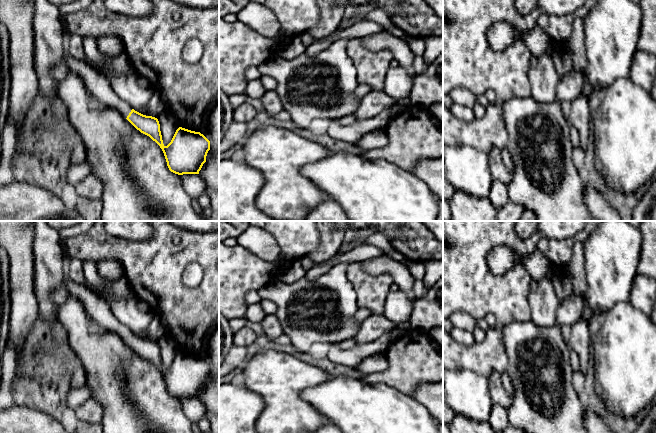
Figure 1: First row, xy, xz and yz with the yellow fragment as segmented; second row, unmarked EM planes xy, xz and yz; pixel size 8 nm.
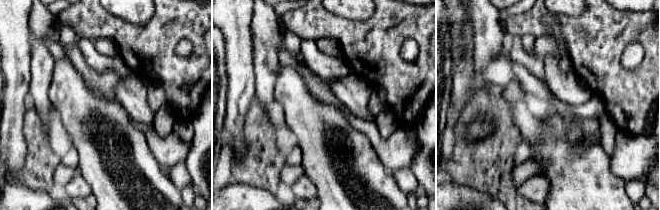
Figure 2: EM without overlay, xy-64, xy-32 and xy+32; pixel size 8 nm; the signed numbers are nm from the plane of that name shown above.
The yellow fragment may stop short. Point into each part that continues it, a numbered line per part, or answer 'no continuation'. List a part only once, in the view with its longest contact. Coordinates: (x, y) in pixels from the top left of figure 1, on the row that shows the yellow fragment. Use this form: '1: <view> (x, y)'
1: xy (101, 95)

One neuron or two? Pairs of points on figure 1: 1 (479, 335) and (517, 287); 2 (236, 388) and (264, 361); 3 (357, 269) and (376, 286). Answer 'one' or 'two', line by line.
1: two
2: two
3: one

